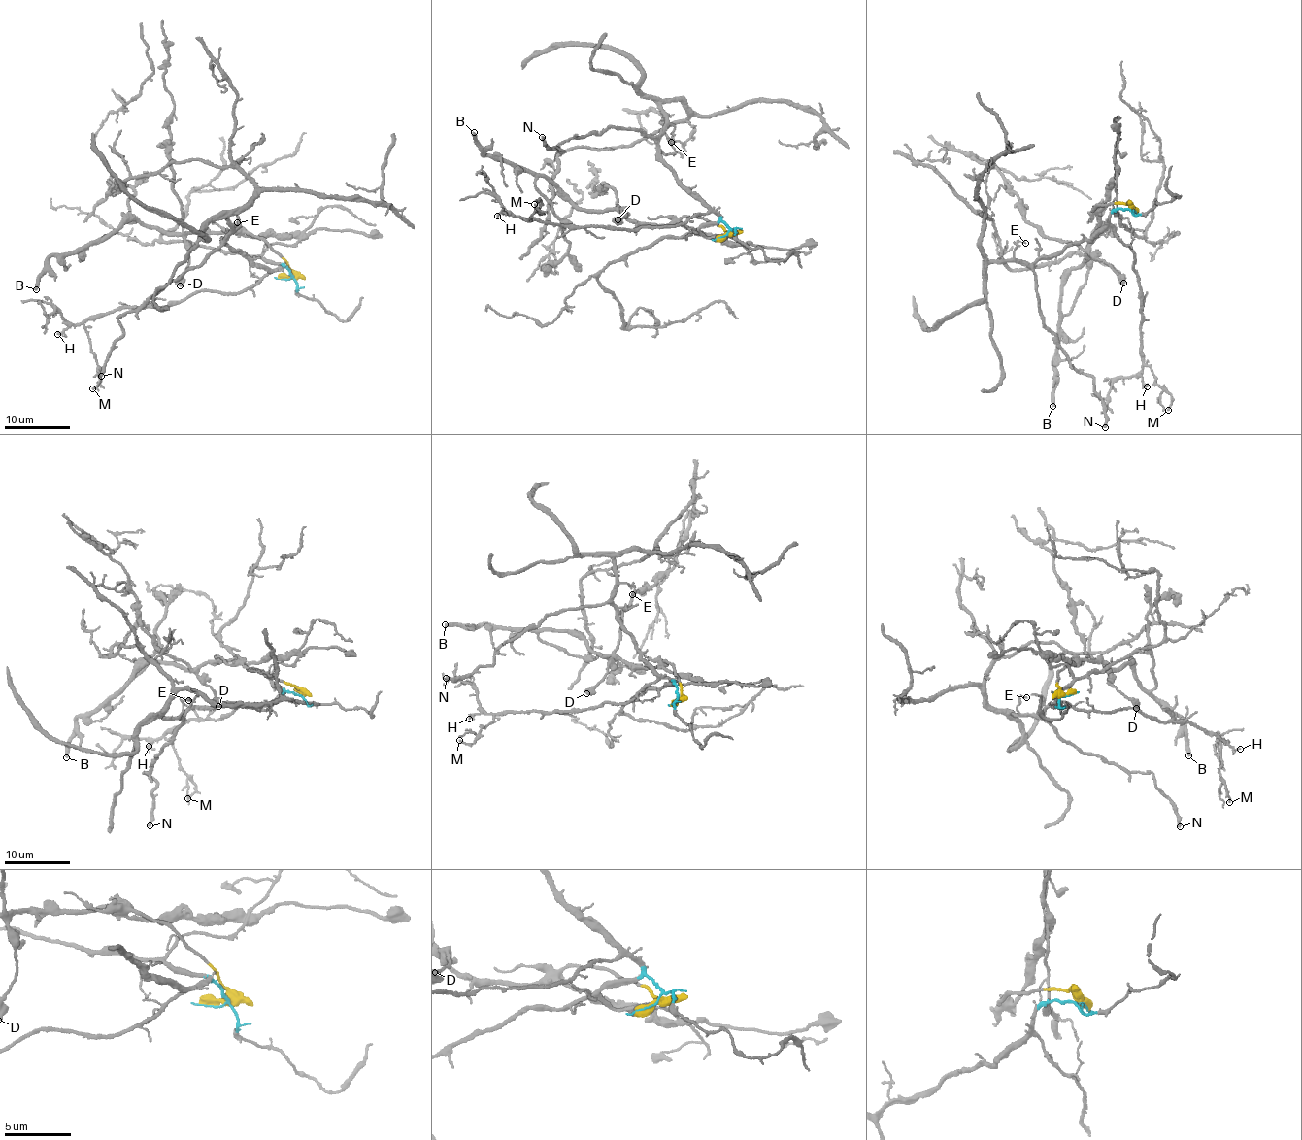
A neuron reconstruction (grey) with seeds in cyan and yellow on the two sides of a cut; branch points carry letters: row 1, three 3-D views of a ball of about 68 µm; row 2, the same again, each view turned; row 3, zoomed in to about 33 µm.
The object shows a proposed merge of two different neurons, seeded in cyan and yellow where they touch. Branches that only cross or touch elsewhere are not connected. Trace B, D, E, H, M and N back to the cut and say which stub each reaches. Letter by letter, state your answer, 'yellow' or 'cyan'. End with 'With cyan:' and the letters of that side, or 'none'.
B: yellow
D: yellow
E: cyan
H: cyan
M: cyan
N: cyan
With cyan: E, H, M, N

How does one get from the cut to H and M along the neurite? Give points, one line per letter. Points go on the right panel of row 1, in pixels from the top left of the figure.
H: (1135, 211), (1121, 209), (1112, 213), (1110, 224), (1118, 238), (1133, 252), (1140, 284), (1141, 380), (1148, 386)
M: (1135, 211), (1112, 213), (1110, 224), (1133, 252), (1140, 284), (1140, 352), (1155, 385), (1170, 394), (1168, 411)

